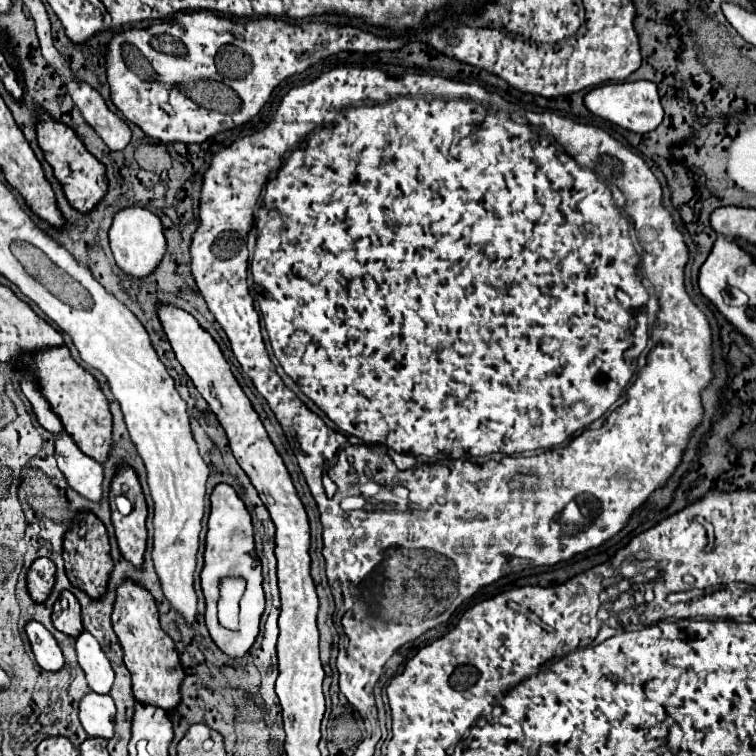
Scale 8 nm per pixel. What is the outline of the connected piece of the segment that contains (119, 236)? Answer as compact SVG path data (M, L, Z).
M130 205L126 209L120 209L114 215L114 221L112 221L108 235L110 235L110 249L114 253L118 267L134 277L150 275L166 251L166 239L162 233L160 217L140 205Z

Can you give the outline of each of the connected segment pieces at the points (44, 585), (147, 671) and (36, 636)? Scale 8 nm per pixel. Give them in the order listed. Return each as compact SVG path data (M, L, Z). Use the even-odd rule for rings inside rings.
M40 557L28 571L28 593L36 603L44 603L56 581L56 565L48 557Z
M134 581L122 583L118 587L118 599L116 599L114 613L112 613L112 625L124 651L124 663L128 671L132 673L134 697L142 705L152 705L172 715L182 701L180 685L186 677L186 671L180 663L180 655L174 647L174 641L162 631L158 623L158 607L152 595L144 587L136 585Z
M30 621L26 625L26 635L30 639L32 651L36 655L36 661L46 671L58 671L64 667L64 655L54 639L54 635L38 621Z

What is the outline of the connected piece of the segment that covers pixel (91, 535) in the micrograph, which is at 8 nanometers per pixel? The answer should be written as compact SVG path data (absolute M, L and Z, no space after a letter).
M82 511L74 517L74 525L64 537L64 561L66 561L66 575L74 587L82 589L92 599L100 599L102 593L106 593L106 583L110 579L110 571L114 565L110 557L106 527L92 513Z

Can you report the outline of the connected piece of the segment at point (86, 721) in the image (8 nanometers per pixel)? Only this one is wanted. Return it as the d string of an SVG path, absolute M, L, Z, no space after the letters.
M88 693L80 701L80 721L88 737L112 739L114 735L114 715L116 705L110 695Z

